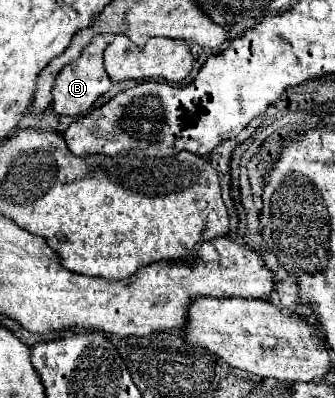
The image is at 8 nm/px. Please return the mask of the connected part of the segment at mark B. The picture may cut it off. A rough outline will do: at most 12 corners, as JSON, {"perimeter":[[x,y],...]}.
{"perimeter":[[104,36],[54,82],[52,110],[82,116],[112,88]]}

